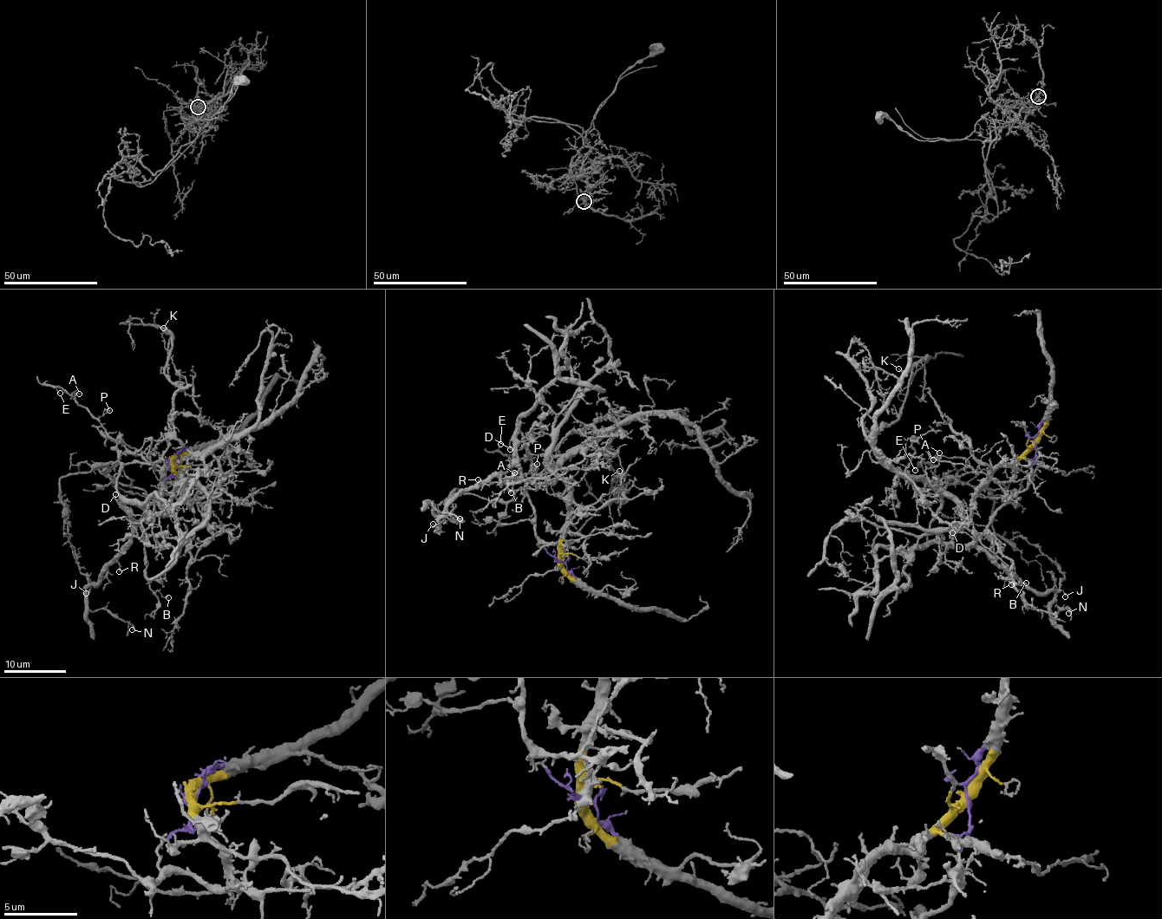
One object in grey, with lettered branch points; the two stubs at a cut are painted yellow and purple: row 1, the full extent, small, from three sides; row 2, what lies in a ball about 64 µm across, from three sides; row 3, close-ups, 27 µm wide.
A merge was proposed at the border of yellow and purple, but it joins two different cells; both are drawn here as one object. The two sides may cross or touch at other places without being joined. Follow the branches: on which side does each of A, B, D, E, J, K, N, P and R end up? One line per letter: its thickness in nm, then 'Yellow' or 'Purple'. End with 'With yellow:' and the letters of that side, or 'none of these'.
A: Thickness 130 nm. Purple
B: Thickness 140 nm. Purple
D: Thickness 80 nm. Purple
E: Thickness 100 nm. Purple
J: Thickness 180 nm. Purple
K: Thickness 150 nm. Yellow
N: Thickness 220 nm. Purple
P: Thickness 130 nm. Purple
R: Thickness 130 nm. Purple
With yellow: K

